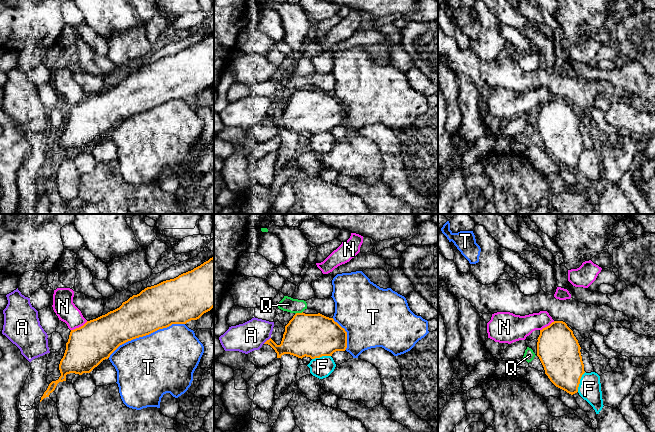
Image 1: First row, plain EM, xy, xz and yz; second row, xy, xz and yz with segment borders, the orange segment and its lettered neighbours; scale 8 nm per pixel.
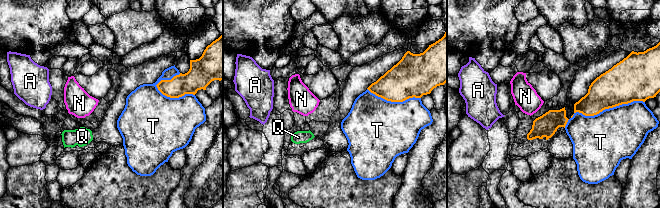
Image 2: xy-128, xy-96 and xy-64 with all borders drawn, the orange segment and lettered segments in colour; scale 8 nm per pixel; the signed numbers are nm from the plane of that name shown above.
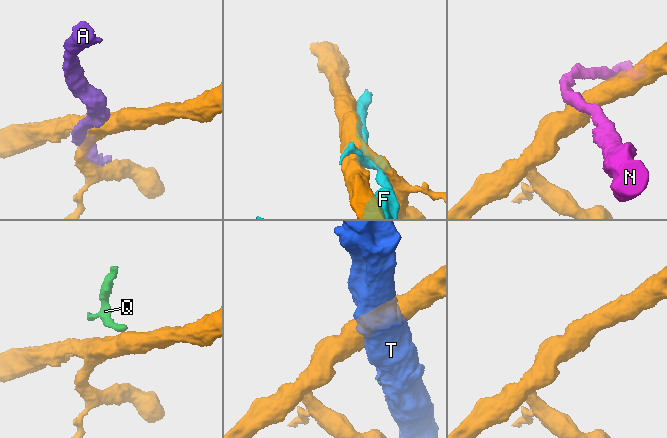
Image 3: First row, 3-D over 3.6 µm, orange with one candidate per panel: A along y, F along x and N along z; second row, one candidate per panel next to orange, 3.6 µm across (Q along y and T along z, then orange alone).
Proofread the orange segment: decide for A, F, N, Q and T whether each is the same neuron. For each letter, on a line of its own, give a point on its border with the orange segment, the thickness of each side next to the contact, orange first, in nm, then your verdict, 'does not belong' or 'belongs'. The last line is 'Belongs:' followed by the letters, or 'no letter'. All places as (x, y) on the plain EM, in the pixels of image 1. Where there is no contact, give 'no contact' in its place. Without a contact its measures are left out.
A: xz (267, 116) | 260/240 nm | does not belong
F: yz (579, 158) | 320/180 nm | does not belong
N: xy (79, 103) | 320/170 nm | does not belong
Q: xz (298, 89) | 360/120 nm | does not belong
T: xy (146, 110) | 340/480 nm | does not belong
Belongs: no letter

